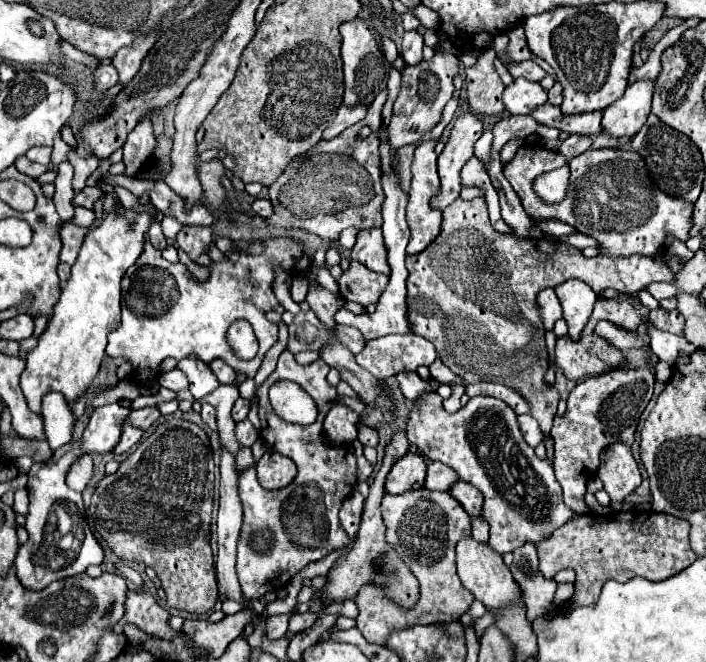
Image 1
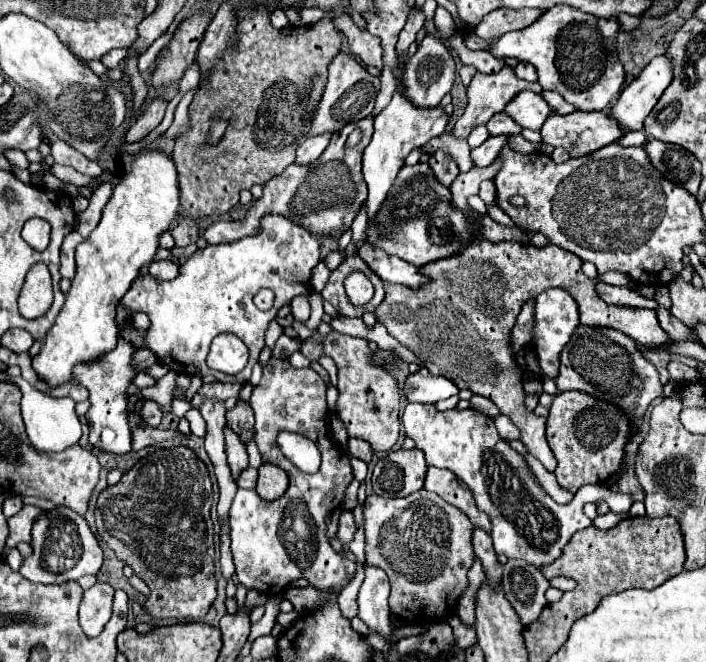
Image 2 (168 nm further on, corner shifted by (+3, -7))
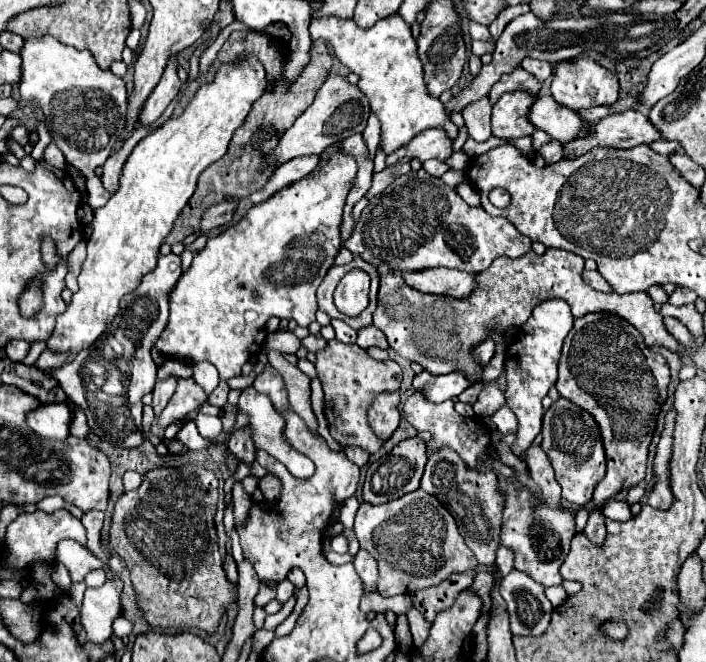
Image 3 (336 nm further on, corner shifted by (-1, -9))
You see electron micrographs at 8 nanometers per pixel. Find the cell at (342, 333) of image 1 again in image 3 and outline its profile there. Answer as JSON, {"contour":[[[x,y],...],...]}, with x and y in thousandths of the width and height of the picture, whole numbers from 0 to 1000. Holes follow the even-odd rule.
{"contour":[[[469,514],[460,529],[449,532],[446,556],[449,556],[449,571],[460,592],[460,628],[466,637],[469,659],[486,677],[508,674],[523,686],[534,683],[542,668],[531,656],[525,656],[517,631],[517,613],[523,613],[523,607],[528,604],[528,595],[537,595],[540,589],[568,586],[568,553],[557,544],[534,547],[506,520],[494,523],[480,514]]]}

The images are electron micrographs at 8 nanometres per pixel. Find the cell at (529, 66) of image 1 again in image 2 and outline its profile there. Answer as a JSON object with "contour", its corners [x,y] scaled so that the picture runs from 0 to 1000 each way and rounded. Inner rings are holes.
{"contour":[[[737,92],[729,101],[729,112],[738,121],[745,121],[746,124],[761,124],[762,119],[756,100],[741,92]]]}

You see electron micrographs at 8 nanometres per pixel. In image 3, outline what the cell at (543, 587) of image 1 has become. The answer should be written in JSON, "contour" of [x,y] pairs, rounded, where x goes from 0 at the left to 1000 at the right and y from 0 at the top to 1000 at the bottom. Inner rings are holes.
{"contour":[[[727,861],[710,873],[707,897],[718,909],[724,958],[763,961],[775,952],[783,915],[766,882],[735,861]]]}

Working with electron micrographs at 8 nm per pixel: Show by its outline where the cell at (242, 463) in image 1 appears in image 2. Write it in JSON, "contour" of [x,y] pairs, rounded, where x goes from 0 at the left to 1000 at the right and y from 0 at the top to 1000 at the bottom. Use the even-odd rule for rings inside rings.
{"contour":[[[358,704],[347,707],[336,722],[339,737],[361,737],[361,728],[364,728],[364,707],[358,707]]]}

